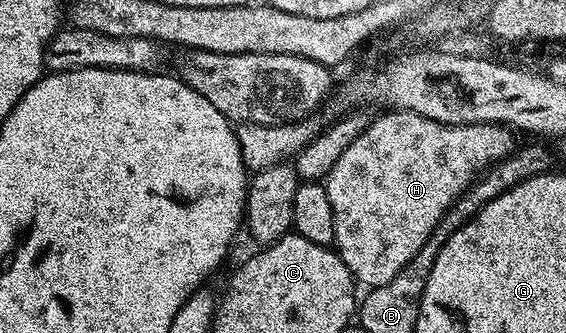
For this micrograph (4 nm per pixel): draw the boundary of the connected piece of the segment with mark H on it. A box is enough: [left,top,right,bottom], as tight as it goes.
[323,110,514,289]

